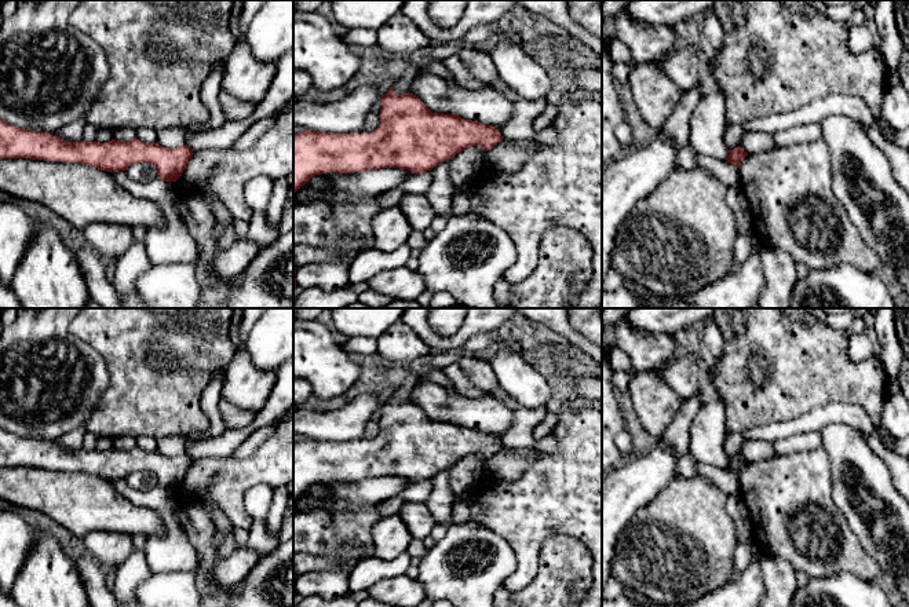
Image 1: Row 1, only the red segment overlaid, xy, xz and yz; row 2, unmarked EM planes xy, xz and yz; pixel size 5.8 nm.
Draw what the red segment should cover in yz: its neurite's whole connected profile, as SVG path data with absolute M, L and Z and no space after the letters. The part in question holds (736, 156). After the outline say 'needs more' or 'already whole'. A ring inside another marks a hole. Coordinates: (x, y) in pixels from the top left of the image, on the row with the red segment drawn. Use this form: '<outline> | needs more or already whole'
M738 146L733 150L729 150L726 161L738 168L746 156L748 153L744 150L744 147Z | already whole

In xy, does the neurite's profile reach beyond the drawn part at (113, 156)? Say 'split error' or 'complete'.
complete

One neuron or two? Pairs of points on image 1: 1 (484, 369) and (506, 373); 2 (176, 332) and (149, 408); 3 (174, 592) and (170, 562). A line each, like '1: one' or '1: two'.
1: two
2: one
3: two

